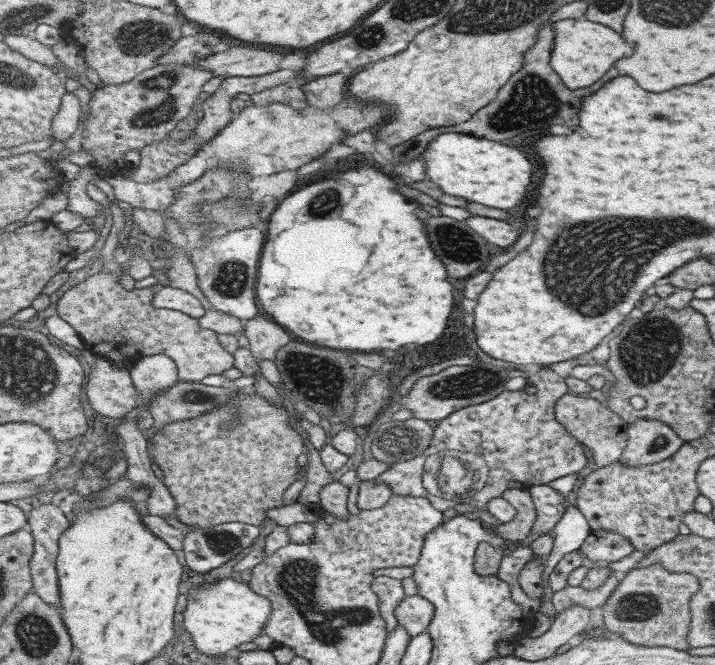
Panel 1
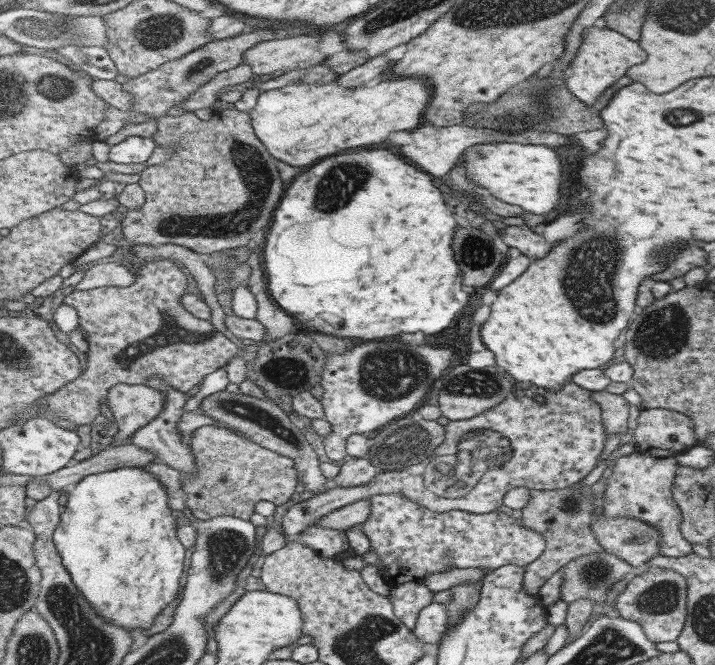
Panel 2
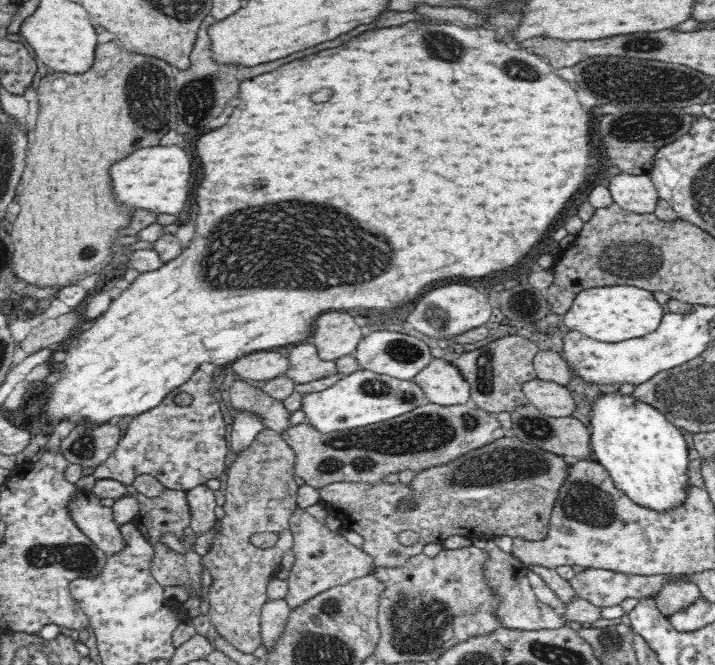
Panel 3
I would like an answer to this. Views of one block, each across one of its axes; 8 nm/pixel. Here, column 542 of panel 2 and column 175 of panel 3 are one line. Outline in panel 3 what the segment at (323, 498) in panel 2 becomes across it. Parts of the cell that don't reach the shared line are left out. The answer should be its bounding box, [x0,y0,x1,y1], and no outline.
[93,368,228,492]

